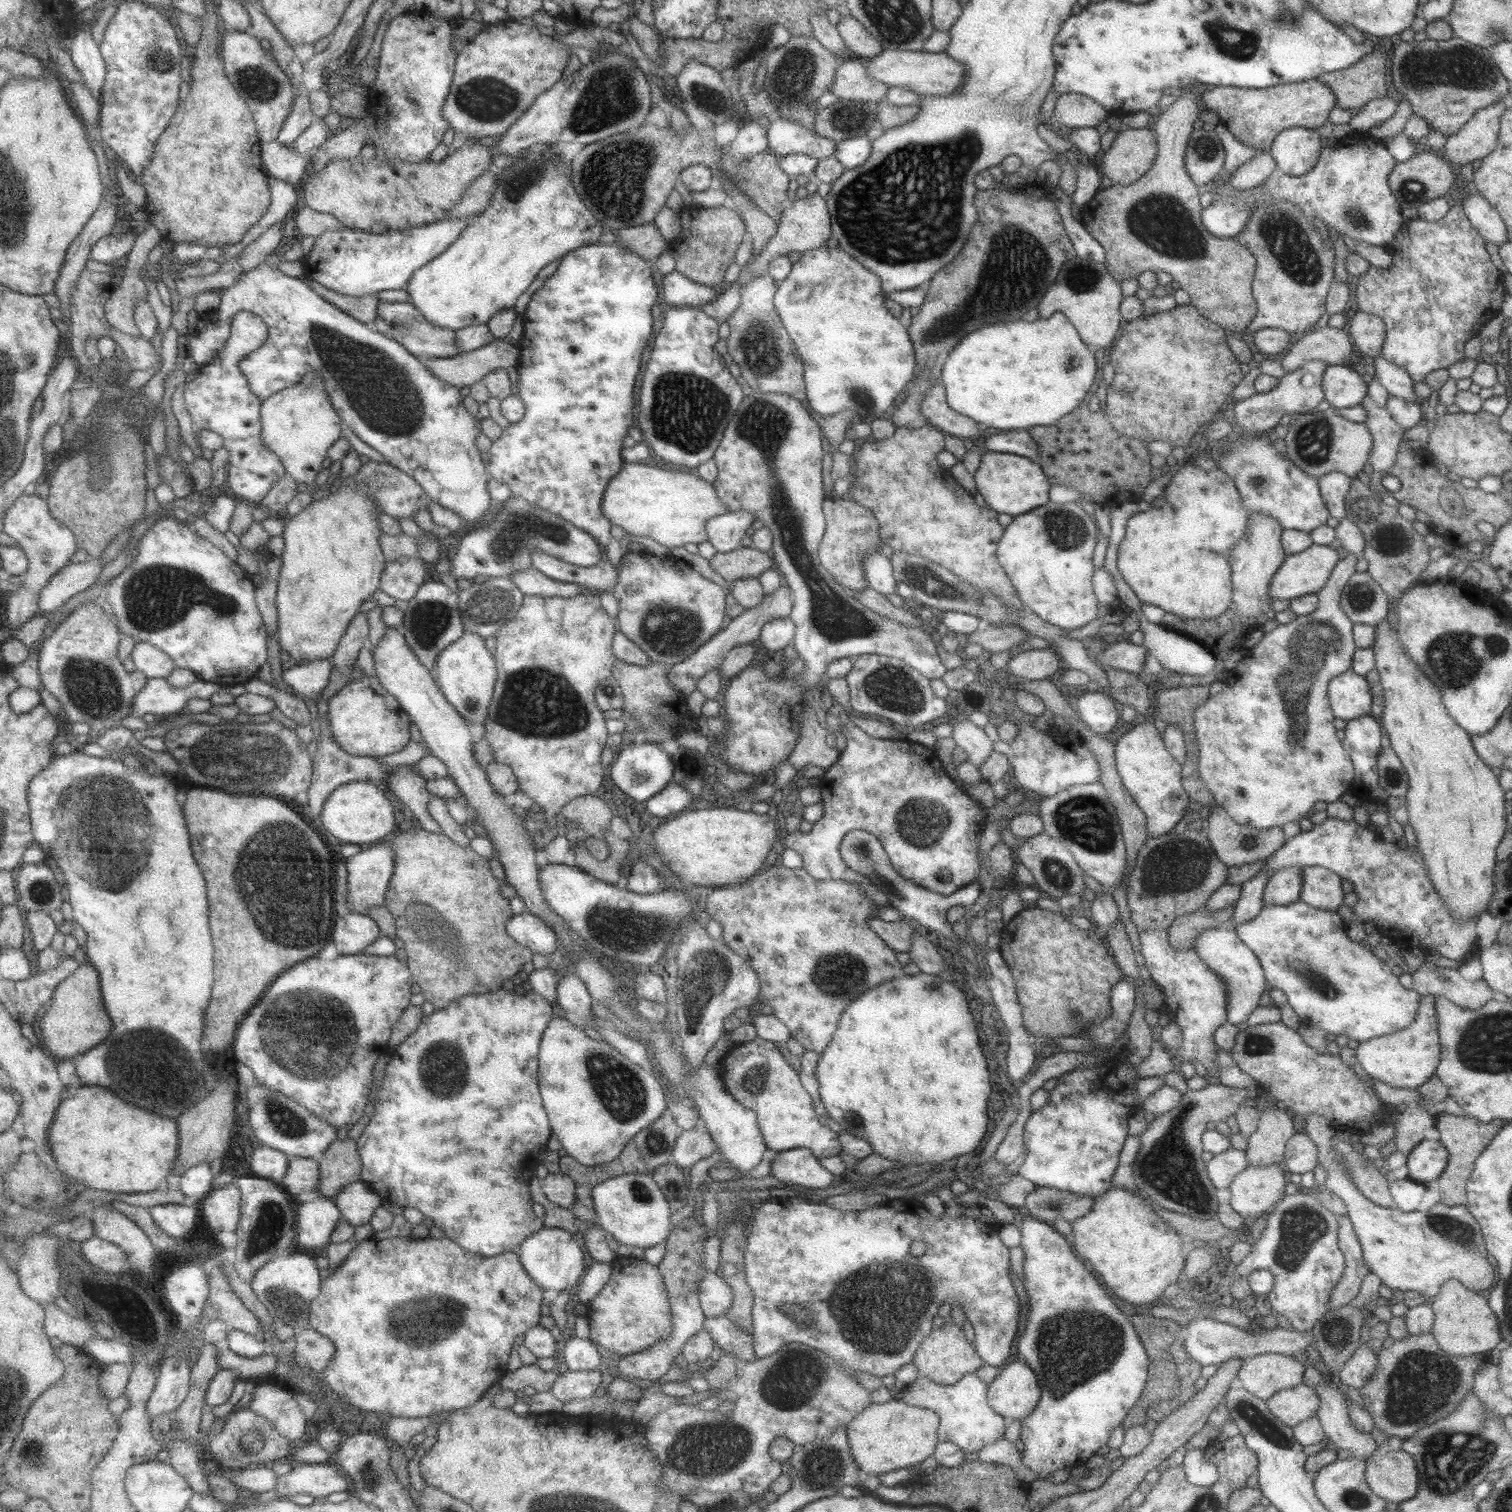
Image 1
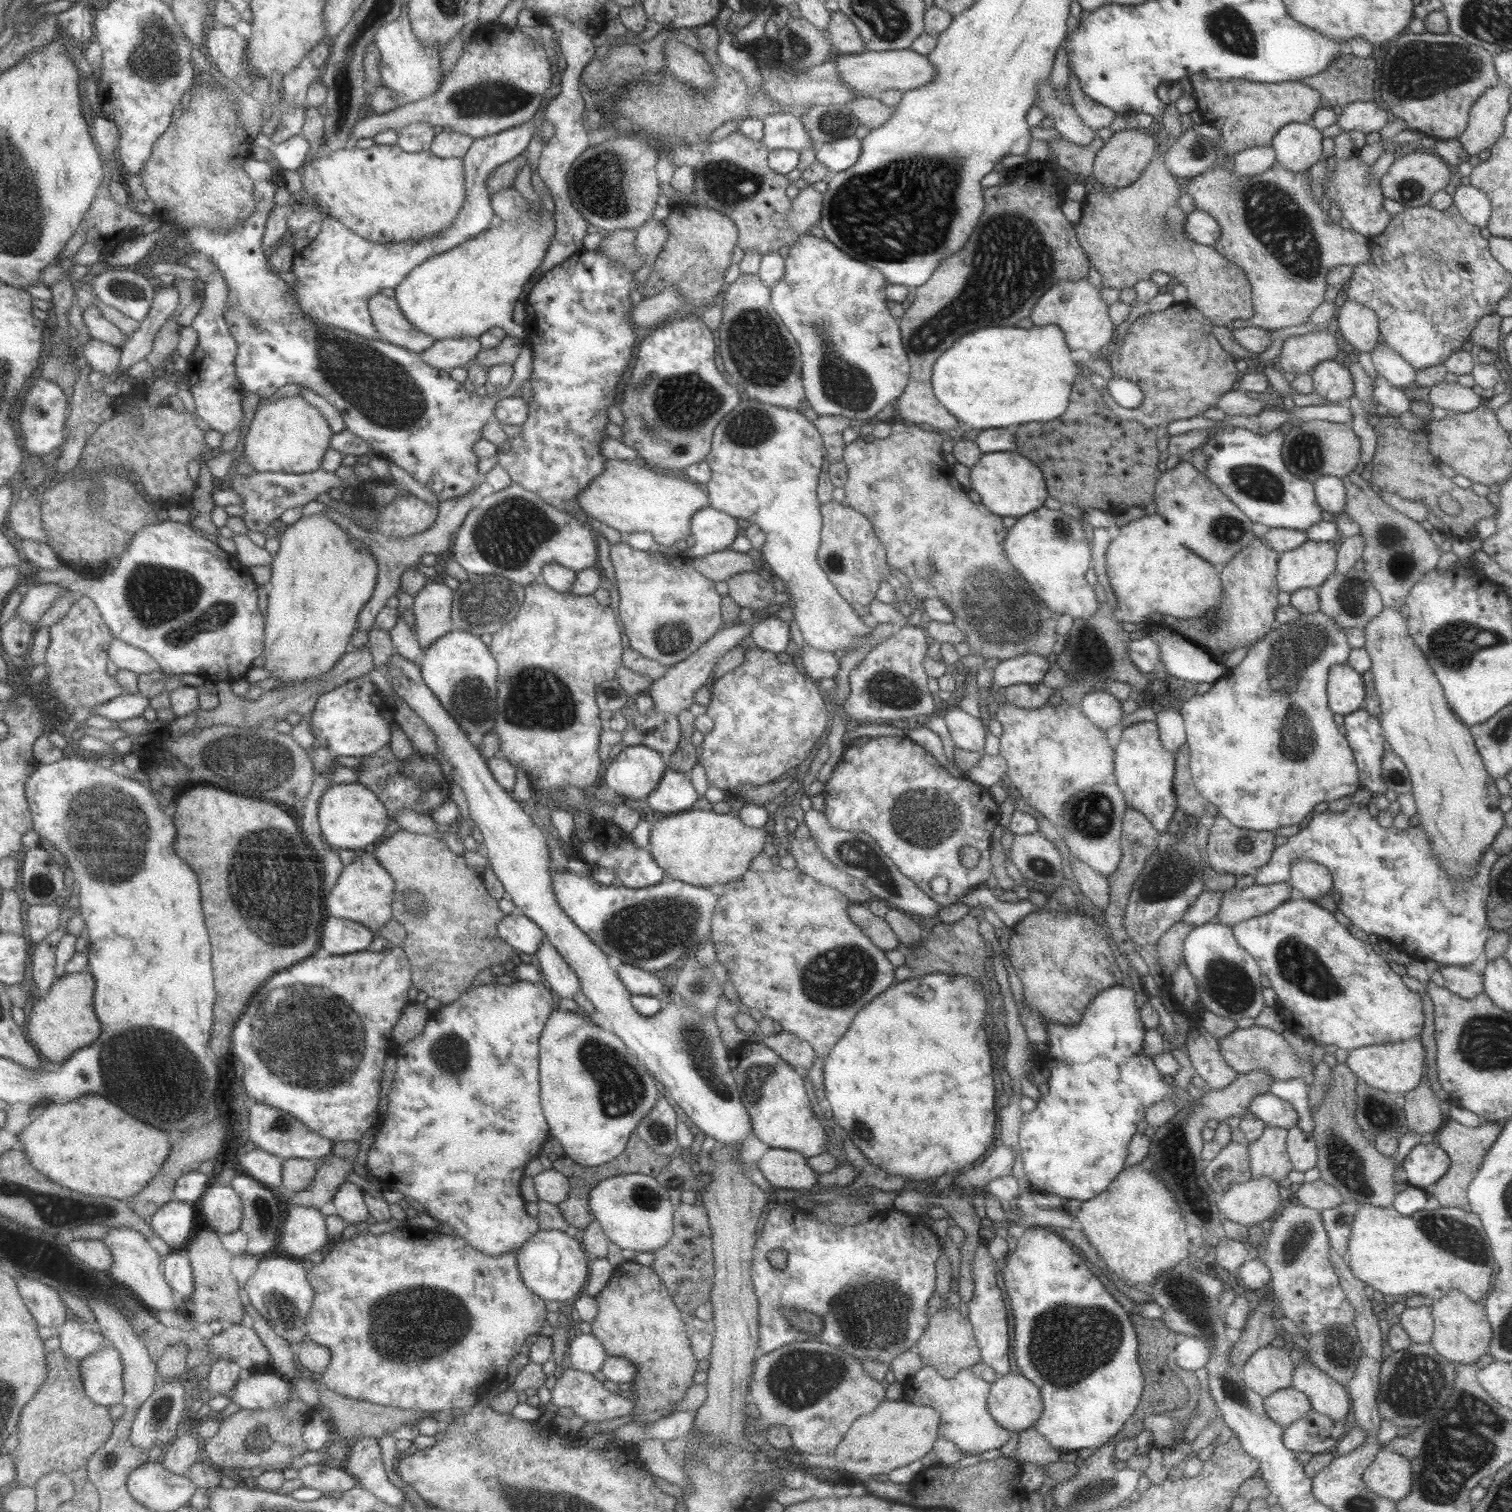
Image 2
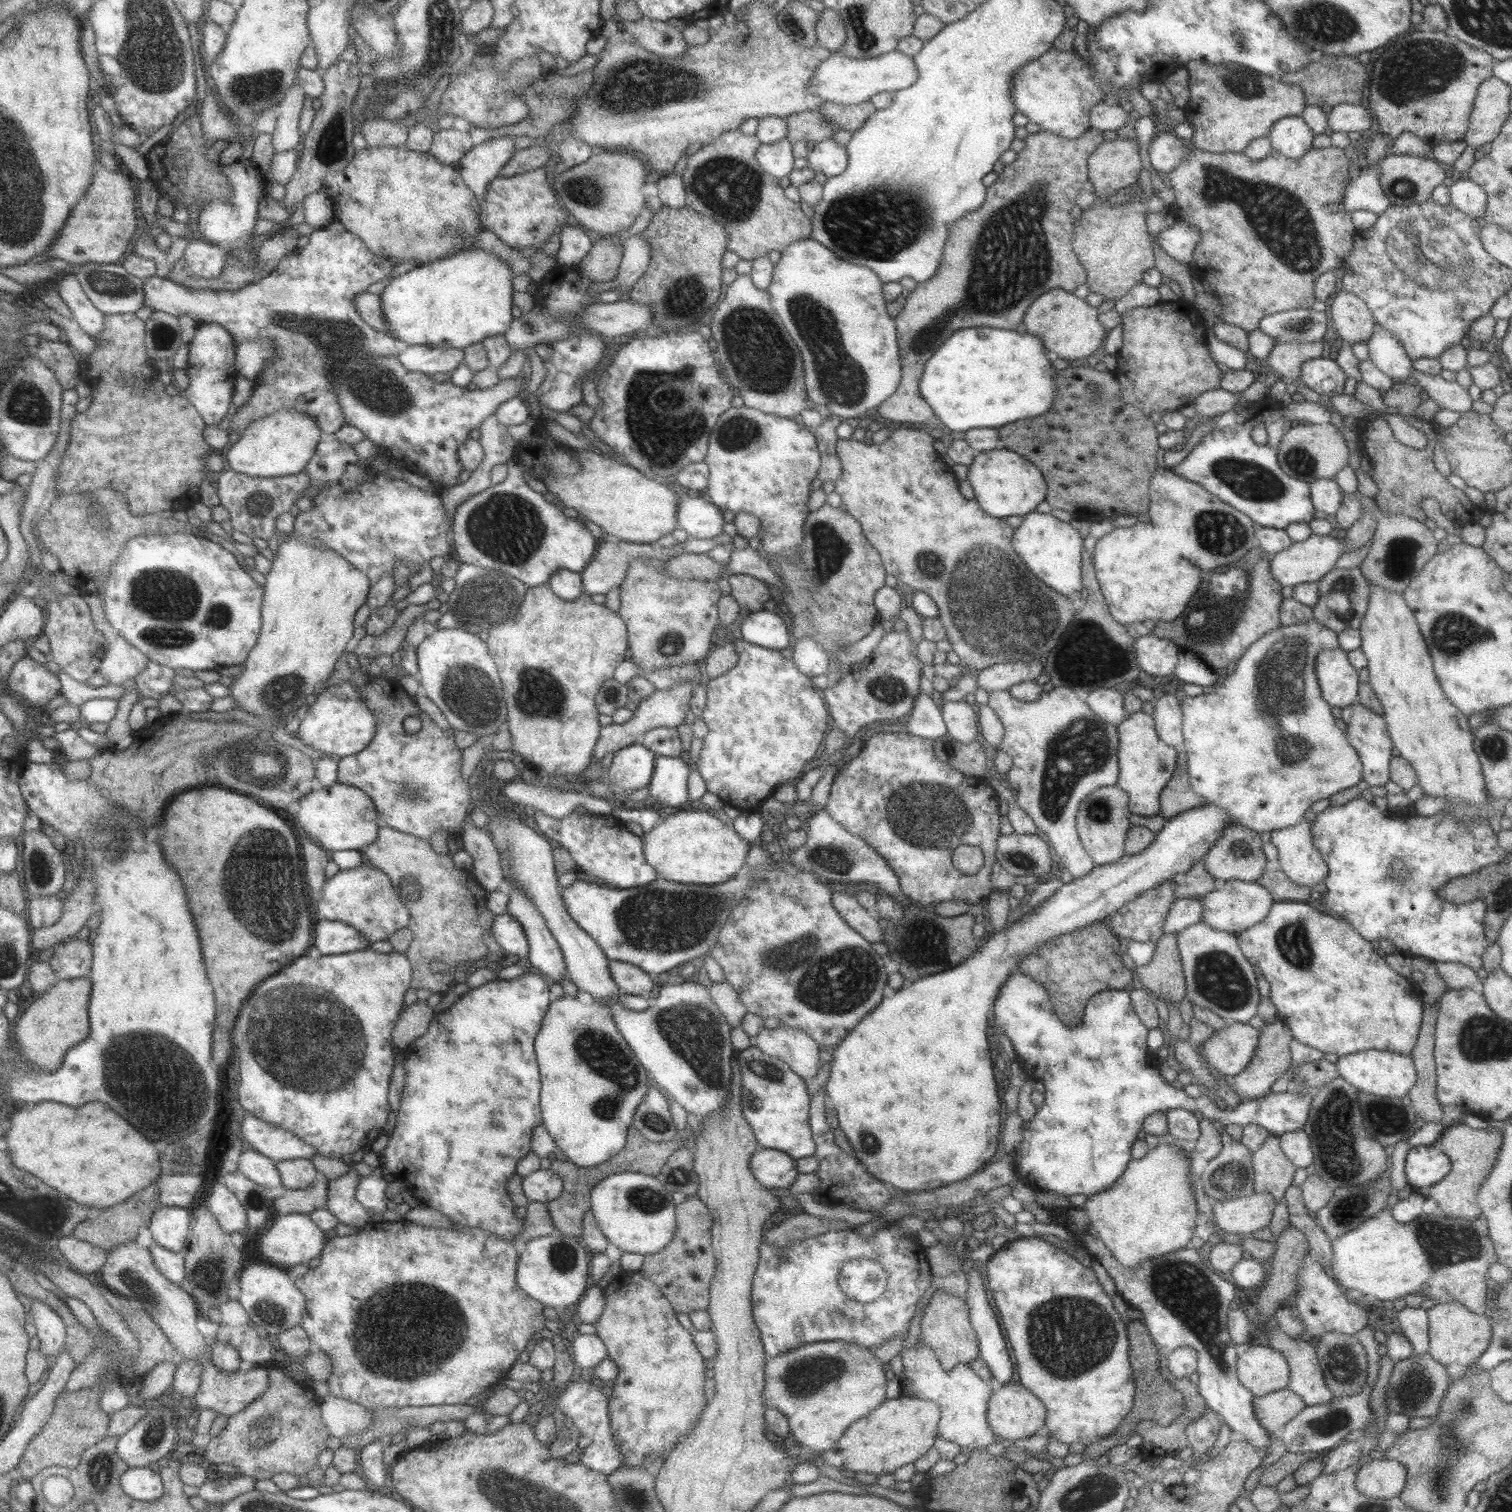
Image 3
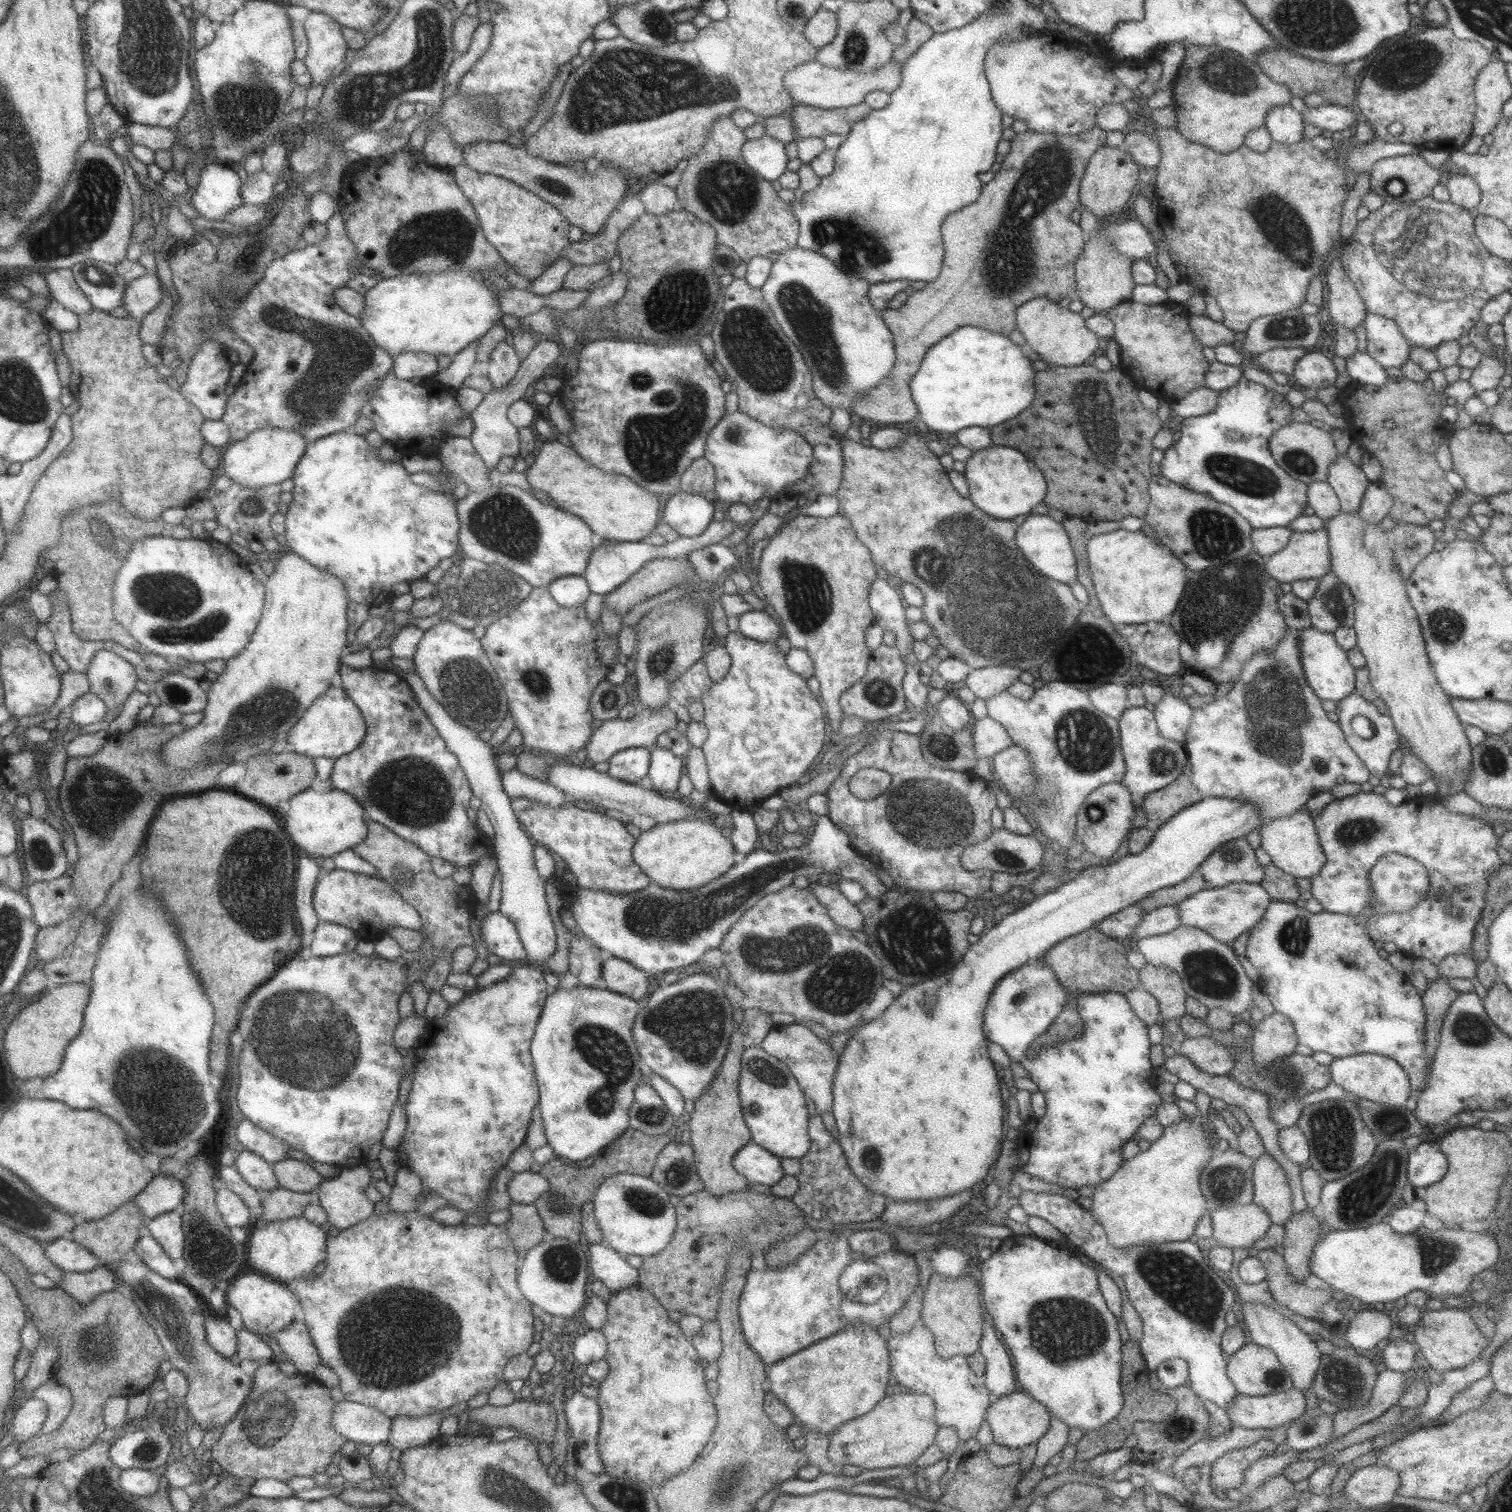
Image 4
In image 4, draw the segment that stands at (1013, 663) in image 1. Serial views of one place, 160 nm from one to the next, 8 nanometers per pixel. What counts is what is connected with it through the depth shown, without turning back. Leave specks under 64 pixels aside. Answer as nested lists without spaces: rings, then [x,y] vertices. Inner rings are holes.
[[[986,666],[971,669],[965,678],[966,687],[976,698],[986,701],[1008,690],[1011,684],[1019,680],[1022,670],[1010,666]]]

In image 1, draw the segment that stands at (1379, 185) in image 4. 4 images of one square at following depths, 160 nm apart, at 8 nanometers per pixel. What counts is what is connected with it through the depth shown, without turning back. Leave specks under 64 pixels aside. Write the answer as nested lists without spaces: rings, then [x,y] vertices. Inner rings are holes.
[[[1430,150],[1414,154],[1406,162],[1396,163],[1388,175],[1389,187],[1392,194],[1397,196],[1401,209],[1418,209],[1425,202],[1448,196],[1457,186],[1457,174],[1452,172],[1450,164],[1440,152]]]

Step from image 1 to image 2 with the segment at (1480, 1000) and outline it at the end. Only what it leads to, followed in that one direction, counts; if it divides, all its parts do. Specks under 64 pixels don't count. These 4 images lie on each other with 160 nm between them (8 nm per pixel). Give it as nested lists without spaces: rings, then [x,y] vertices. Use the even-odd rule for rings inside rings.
[[[1439,965],[1439,972],[1442,973],[1446,983],[1444,986],[1458,996],[1475,997],[1483,992],[1483,976],[1478,976],[1466,967],[1454,965]]]

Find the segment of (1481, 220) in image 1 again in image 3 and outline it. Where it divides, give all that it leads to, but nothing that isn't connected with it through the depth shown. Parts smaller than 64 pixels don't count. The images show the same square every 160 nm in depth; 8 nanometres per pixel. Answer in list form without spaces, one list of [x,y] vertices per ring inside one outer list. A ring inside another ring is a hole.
[[[1458,179],[1449,186],[1451,203],[1472,218],[1485,217],[1487,210],[1486,191],[1473,180]]]

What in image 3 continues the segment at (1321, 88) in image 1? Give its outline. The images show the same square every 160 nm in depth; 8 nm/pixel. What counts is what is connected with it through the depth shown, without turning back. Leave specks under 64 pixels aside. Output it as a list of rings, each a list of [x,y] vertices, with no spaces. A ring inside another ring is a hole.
[[[1190,61],[1184,65],[1190,75],[1190,100],[1183,108],[1193,128],[1192,146],[1211,153],[1243,152],[1255,138],[1266,136],[1272,125],[1287,116],[1300,116],[1307,104],[1300,86],[1280,81],[1247,66],[1234,63],[1208,64]]]

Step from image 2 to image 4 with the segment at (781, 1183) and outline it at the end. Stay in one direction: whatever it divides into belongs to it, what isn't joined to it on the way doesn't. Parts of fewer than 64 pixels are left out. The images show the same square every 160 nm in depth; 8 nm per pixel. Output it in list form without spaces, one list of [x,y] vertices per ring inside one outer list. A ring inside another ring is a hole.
[[[754,1141],[747,1142],[734,1155],[734,1169],[742,1174],[749,1182],[756,1182],[765,1186],[772,1186],[782,1180],[781,1158],[762,1148]]]

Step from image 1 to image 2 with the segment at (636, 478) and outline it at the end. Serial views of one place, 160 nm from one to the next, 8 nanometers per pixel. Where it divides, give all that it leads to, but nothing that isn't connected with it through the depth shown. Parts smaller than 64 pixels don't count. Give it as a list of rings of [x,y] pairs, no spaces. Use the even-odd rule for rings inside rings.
[[[606,459],[603,463],[604,470],[593,478],[590,486],[582,490],[582,494],[578,494],[575,500],[577,500],[577,506],[586,514],[618,530],[624,538],[633,532],[651,532],[657,543],[675,546],[675,542],[686,539],[691,534],[692,515],[700,510],[700,507],[709,505],[710,497],[704,490],[698,488],[697,483],[650,471],[639,462]]]

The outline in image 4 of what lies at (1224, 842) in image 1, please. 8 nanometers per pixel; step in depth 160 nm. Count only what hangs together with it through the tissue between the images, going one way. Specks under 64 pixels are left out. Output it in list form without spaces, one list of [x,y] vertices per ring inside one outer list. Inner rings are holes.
[[[1246,838],[1227,841],[1199,867],[1203,879],[1216,888],[1235,882],[1258,884],[1264,880],[1264,866]]]

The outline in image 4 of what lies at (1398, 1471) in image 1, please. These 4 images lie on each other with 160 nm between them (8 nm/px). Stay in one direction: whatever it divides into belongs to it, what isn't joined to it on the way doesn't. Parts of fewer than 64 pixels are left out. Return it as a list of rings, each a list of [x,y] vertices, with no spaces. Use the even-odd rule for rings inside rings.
[[[1372,1465],[1355,1470],[1346,1481],[1343,1494],[1362,1509],[1374,1509],[1392,1502],[1400,1485],[1395,1470]]]

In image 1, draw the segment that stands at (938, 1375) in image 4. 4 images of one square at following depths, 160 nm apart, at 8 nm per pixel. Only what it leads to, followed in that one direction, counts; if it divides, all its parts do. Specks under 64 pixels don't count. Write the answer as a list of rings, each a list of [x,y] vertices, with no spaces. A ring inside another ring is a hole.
[[[975,1372],[966,1373],[956,1384],[943,1385],[919,1375],[911,1385],[900,1390],[899,1397],[910,1406],[933,1410],[939,1416],[939,1442],[957,1444],[964,1453],[978,1453],[982,1448],[1000,1440],[1009,1421],[1000,1416],[987,1401],[989,1384]]]

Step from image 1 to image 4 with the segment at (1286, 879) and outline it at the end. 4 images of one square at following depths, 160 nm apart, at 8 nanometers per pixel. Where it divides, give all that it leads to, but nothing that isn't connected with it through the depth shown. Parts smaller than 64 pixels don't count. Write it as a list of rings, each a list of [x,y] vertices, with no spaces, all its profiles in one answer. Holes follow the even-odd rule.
[[[1235,882],[1220,888],[1199,890],[1179,902],[1177,909],[1182,925],[1199,928],[1213,936],[1218,942],[1232,946],[1240,934],[1250,931],[1258,924],[1271,901],[1268,891],[1260,883]]]

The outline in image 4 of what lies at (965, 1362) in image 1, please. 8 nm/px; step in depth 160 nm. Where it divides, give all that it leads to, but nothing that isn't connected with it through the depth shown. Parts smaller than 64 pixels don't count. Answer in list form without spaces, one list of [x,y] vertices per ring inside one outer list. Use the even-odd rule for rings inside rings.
[[[934,1272],[923,1295],[921,1321],[930,1329],[935,1338],[935,1349],[943,1358],[956,1355],[970,1356],[979,1351],[983,1337],[984,1318],[978,1300],[977,1279],[969,1272],[959,1277],[949,1277]]]

